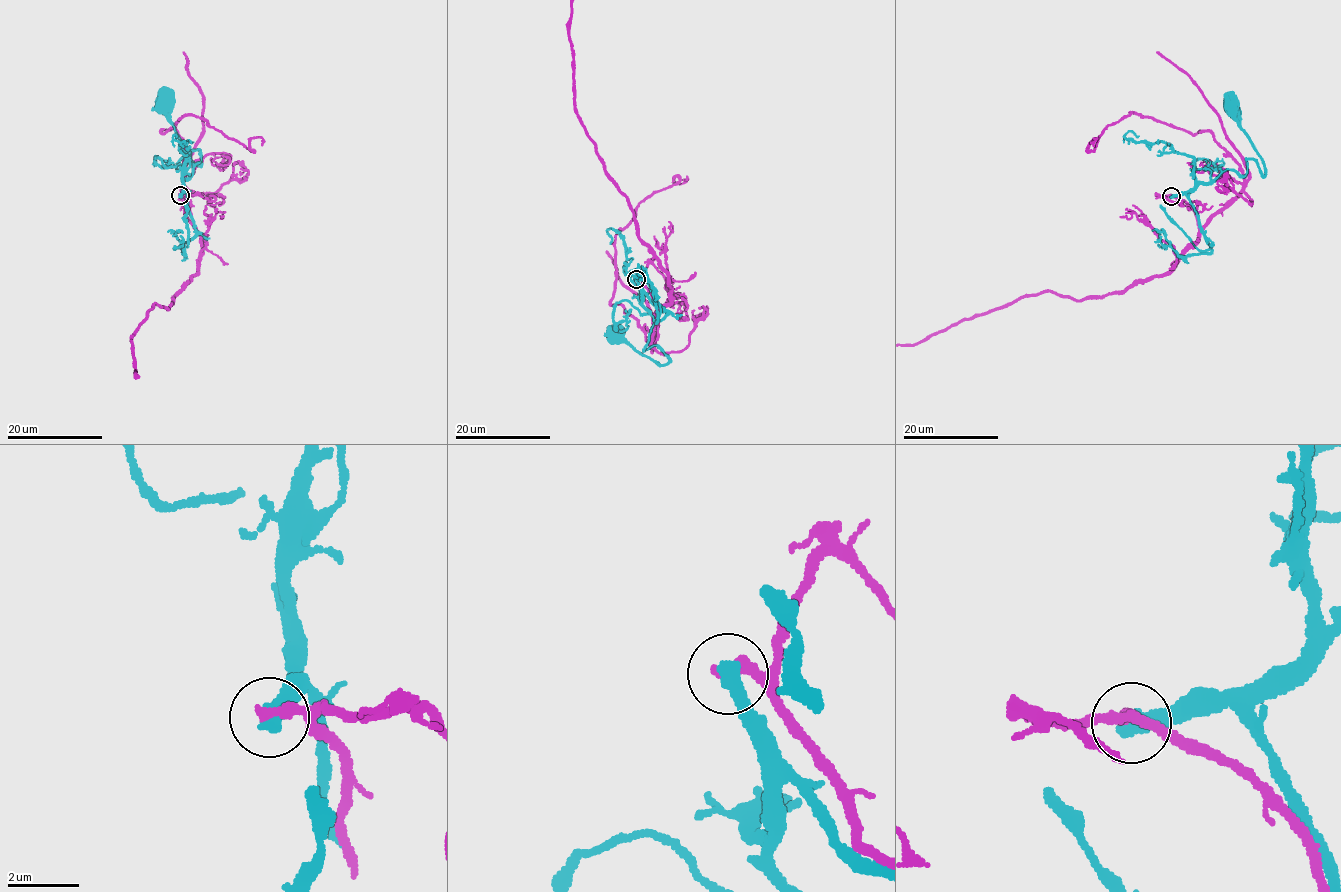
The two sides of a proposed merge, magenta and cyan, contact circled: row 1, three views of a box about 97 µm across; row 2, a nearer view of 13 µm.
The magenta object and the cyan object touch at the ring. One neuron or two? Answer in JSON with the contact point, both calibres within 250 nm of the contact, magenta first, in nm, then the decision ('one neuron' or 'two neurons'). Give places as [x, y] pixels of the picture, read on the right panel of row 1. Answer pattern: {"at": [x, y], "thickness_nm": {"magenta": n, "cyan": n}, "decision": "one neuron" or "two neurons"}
{"at": [1171, 196], "thickness_nm": {"magenta": 360, "cyan": 500}, "decision": "two neurons"}

